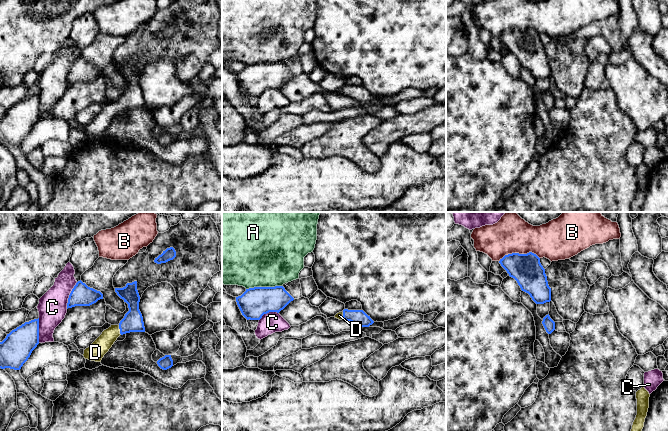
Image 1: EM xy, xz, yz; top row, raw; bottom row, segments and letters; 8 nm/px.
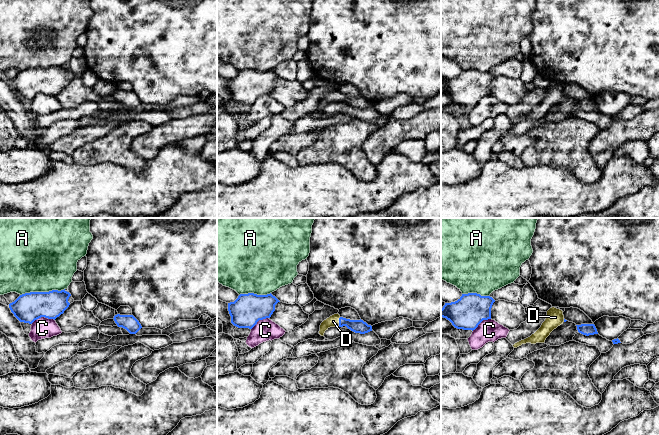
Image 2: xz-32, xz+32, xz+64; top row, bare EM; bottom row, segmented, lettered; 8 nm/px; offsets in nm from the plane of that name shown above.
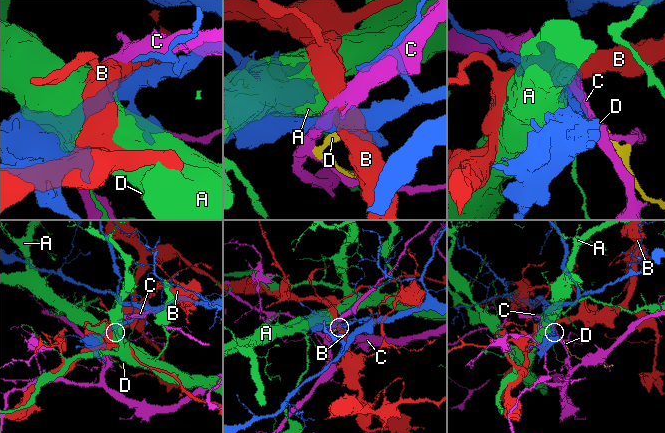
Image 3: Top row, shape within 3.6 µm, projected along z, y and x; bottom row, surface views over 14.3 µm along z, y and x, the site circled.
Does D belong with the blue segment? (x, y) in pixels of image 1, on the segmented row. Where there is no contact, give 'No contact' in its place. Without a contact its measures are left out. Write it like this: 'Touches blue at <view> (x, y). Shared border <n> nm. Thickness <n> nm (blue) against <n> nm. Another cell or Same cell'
Touches blue at xy (120, 330). Shared border 80 nm. Thickness 160 nm (blue) against 140 nm. Same cell

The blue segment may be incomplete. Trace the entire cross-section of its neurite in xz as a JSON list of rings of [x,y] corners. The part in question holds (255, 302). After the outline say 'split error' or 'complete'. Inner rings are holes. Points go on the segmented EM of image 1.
[[[283,286],[249,288],[236,297],[237,305],[247,320],[260,320],[269,312],[279,313],[293,300]]]; complete

